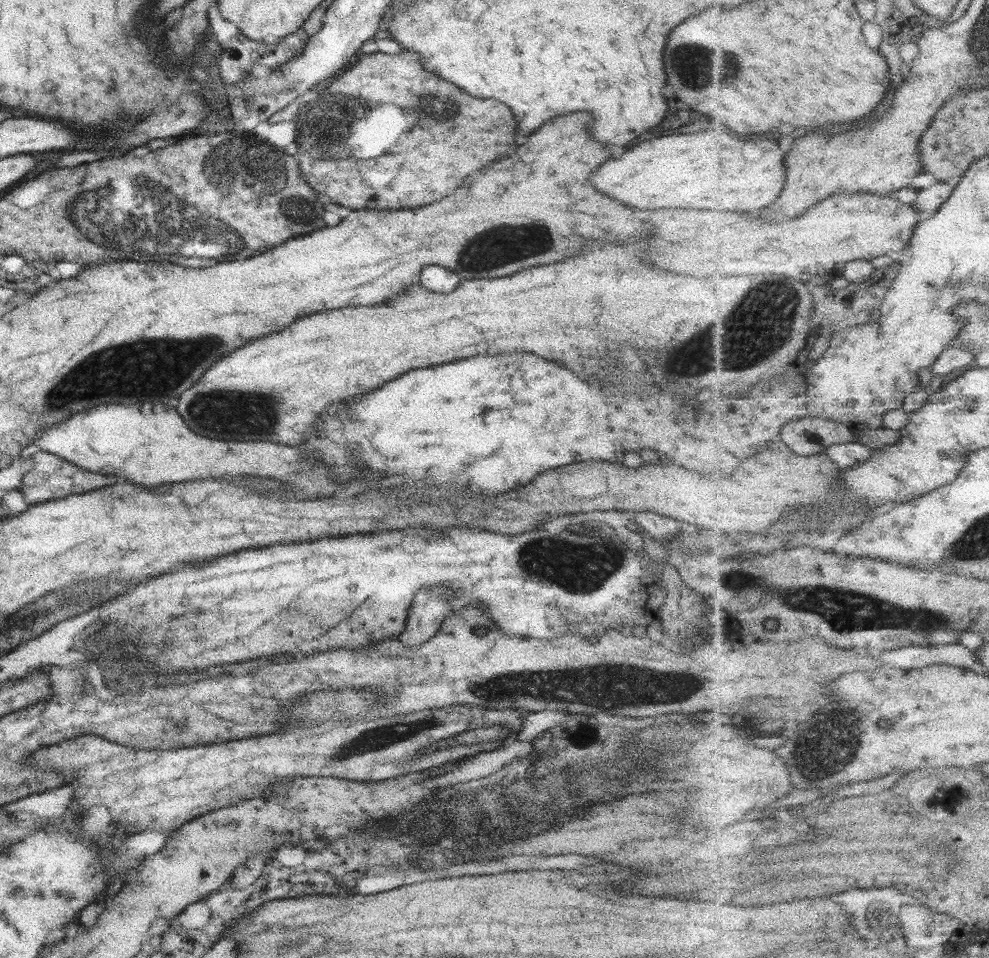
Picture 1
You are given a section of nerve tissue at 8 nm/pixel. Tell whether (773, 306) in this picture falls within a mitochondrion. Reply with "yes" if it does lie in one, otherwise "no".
yes

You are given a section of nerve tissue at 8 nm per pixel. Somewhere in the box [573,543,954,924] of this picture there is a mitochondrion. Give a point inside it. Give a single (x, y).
(842, 742)

